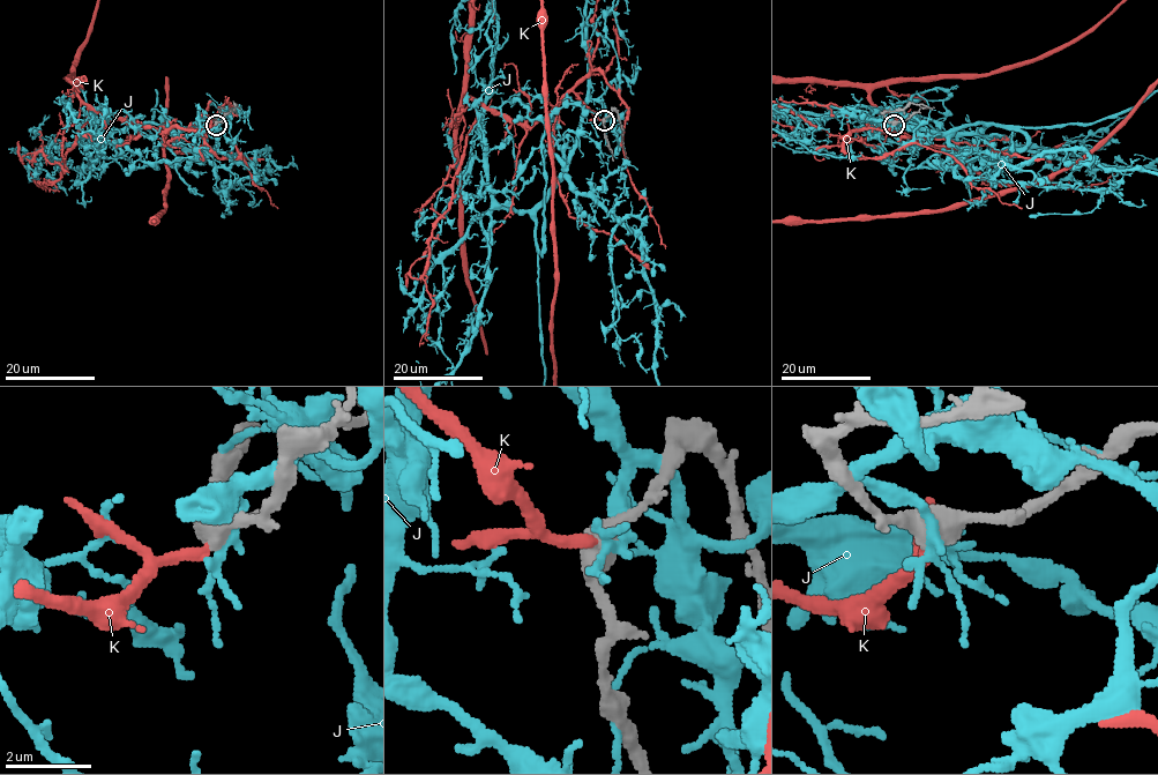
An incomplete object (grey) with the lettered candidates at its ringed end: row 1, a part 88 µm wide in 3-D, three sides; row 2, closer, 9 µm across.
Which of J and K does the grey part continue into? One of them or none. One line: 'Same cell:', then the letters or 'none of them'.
Same cell: K

